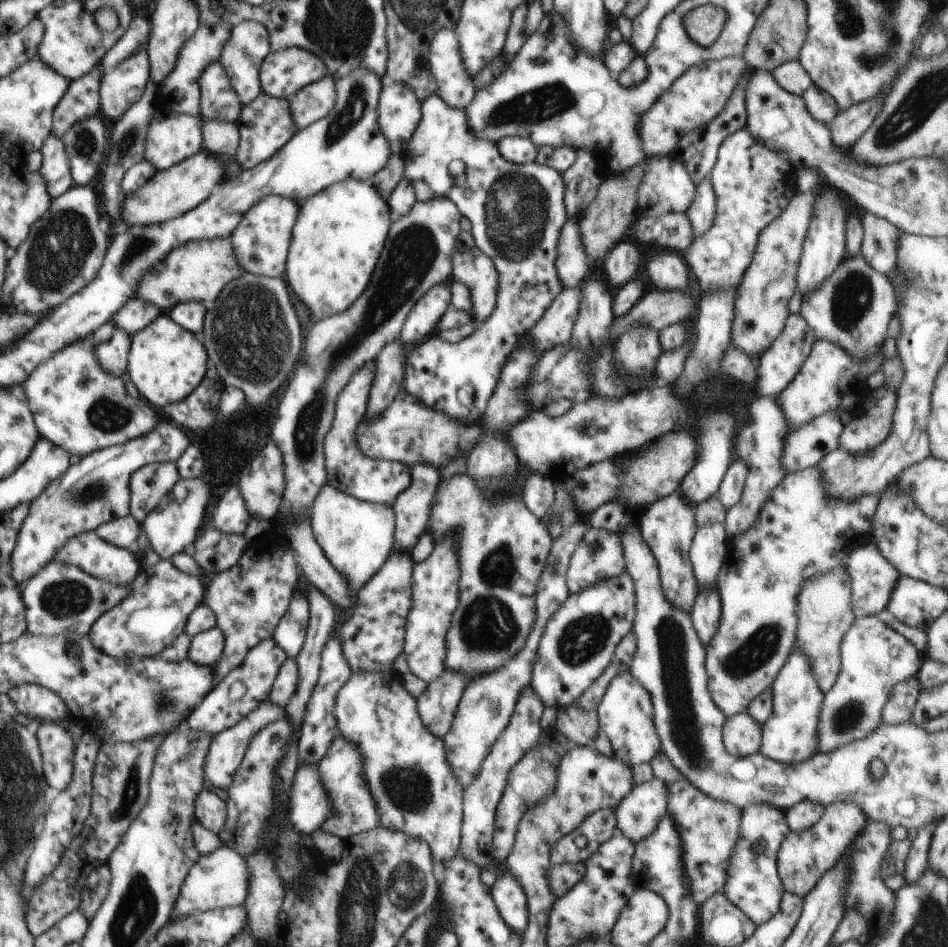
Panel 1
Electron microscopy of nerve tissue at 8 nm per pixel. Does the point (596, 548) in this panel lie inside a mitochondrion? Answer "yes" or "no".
yes

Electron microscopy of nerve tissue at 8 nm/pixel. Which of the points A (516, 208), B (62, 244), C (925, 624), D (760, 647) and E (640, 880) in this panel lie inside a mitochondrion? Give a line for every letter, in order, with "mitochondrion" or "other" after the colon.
A: mitochondrion
B: mitochondrion
C: other
D: mitochondrion
E: other

